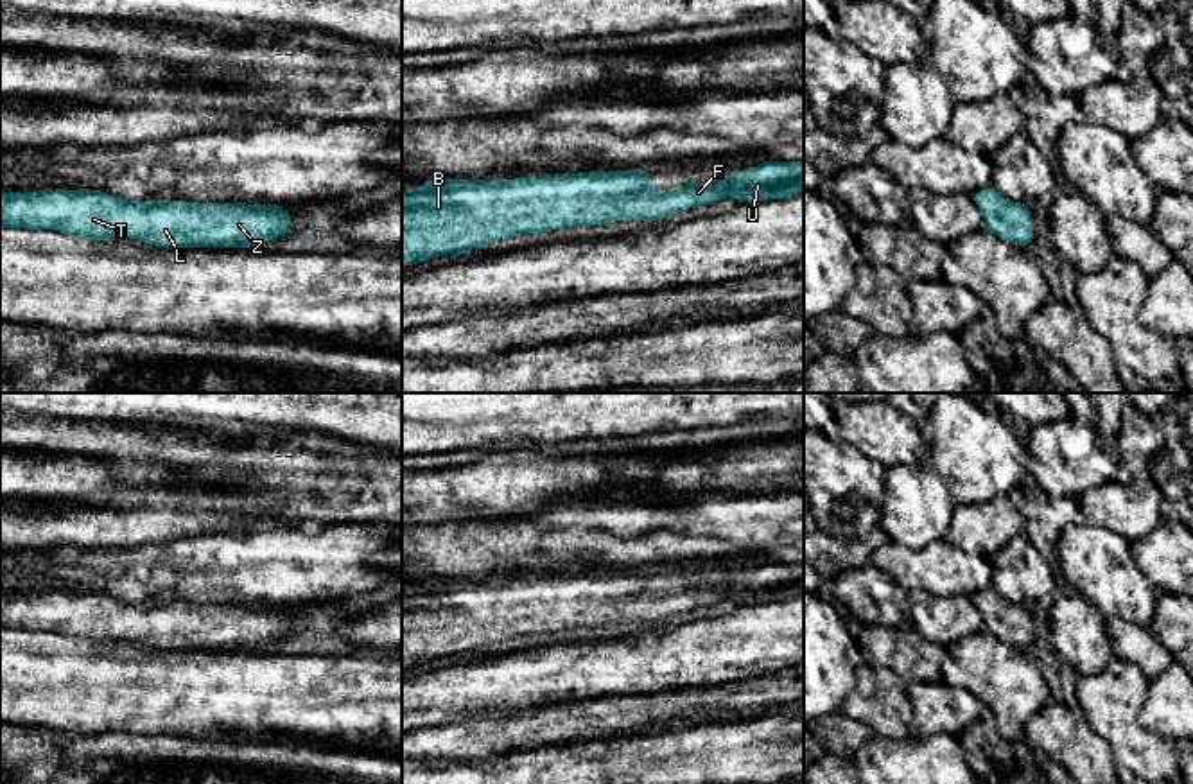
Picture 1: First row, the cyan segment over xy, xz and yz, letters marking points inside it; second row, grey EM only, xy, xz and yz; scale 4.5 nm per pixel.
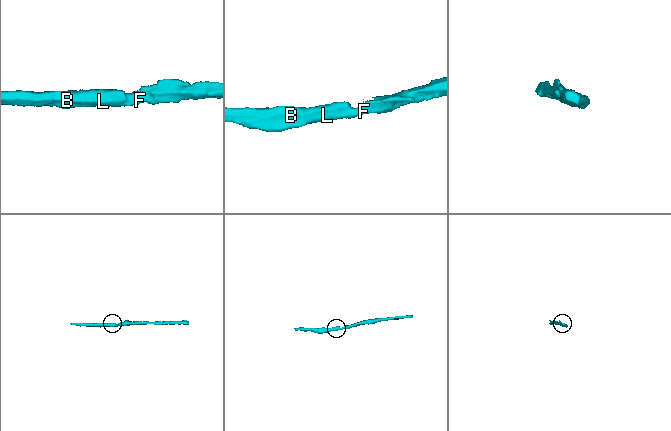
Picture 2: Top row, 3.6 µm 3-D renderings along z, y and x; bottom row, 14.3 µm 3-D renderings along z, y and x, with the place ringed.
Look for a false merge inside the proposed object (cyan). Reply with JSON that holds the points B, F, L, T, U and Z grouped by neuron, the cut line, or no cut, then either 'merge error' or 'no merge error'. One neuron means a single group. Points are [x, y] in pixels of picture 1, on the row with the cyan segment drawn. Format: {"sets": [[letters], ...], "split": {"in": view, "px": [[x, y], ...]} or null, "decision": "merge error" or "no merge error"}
{"sets": [["B", "F", "L", "T", "U", "Z"]], "split": null, "decision": "no merge error"}

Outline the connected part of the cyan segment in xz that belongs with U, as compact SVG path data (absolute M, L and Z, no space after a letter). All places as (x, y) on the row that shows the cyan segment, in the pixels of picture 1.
M762 161L748 170L721 176L721 179L719 185L694 179L678 190L653 190L651 172L646 167L621 172L542 174L504 181L427 179L413 192L402 194L402 267L443 255L468 255L479 246L520 233L597 226L621 219L657 221L725 197L745 203L786 199L804 190L804 161Z

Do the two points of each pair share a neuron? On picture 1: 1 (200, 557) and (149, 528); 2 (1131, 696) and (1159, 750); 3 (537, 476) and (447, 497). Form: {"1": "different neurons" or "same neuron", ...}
{"1": "different neurons", "2": "same neuron", "3": "same neuron"}

